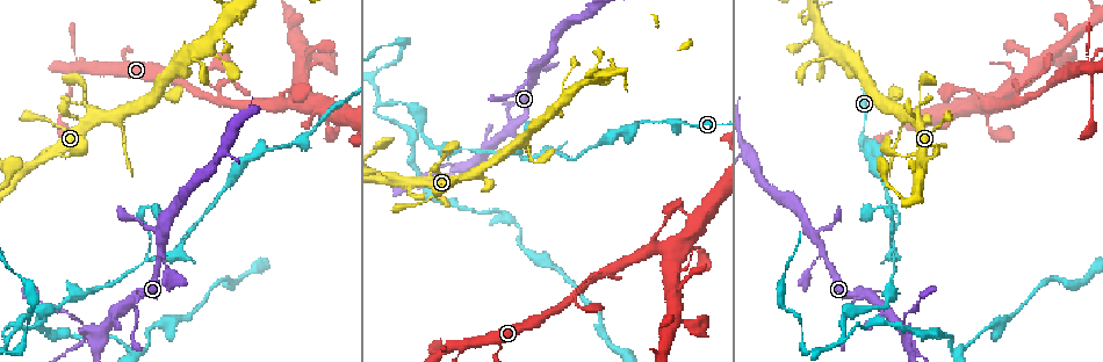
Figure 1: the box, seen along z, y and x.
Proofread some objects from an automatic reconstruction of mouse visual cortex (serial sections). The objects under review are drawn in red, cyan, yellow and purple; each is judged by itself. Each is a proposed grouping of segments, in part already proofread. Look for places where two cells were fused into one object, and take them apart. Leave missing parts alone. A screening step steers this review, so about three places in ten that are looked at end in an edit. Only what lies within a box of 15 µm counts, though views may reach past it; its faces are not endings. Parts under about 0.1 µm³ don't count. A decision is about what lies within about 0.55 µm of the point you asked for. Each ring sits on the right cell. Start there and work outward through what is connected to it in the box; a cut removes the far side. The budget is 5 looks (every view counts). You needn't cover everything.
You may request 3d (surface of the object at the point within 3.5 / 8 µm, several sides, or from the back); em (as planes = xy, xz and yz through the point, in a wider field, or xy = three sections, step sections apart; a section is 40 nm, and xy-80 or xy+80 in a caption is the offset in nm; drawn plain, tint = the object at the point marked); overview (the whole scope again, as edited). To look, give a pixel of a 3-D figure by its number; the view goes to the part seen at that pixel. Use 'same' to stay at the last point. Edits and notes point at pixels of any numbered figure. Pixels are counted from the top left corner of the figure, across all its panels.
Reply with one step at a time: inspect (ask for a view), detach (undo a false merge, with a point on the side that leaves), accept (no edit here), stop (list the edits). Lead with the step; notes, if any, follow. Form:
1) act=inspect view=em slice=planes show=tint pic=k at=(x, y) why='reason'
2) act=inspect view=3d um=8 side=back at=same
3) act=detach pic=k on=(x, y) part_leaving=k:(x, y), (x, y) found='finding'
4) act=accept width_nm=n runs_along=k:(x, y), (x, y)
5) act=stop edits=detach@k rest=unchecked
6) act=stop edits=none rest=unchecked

act=inspect view=3d um=3.5 side=back pic=1 at=(459, 347) why='calibre changes'

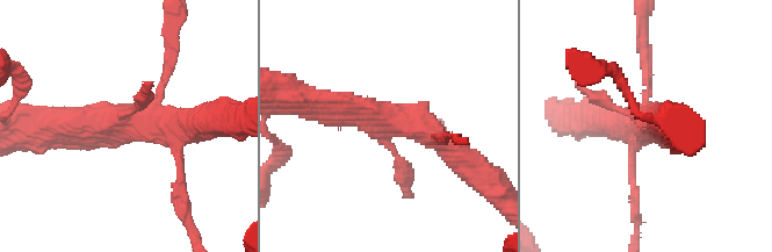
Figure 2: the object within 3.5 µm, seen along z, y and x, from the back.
act=inspect view=em slice=planes show=tint pic=2 at=(386, 120) why='need the tissue'

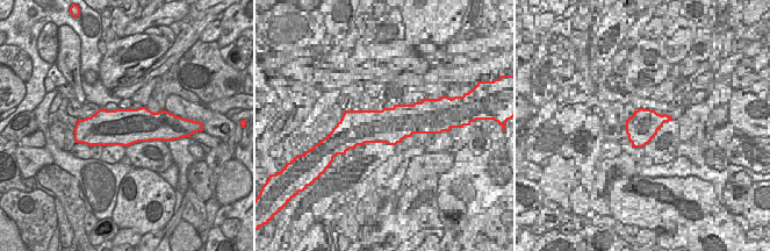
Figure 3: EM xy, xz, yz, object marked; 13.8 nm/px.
act=accept width_nm=500 runs_along=2:(310, 102), (406, 120), (439, 141) found='all the same cell'

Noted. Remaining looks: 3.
act=inspect view=3d um=8 pic=1 at=(467, 165) why='abrupt turn'

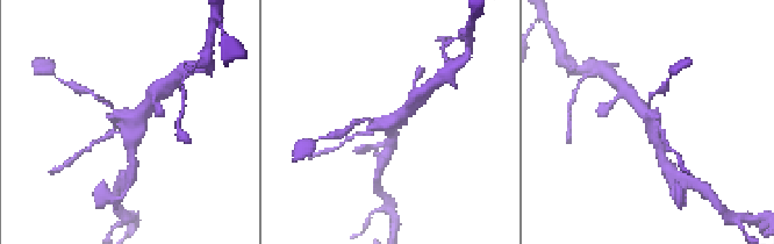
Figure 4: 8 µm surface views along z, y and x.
act=inspect view=em slice=xy step=2 show=tint pic=4 at=(648, 118) why='need the tissue'

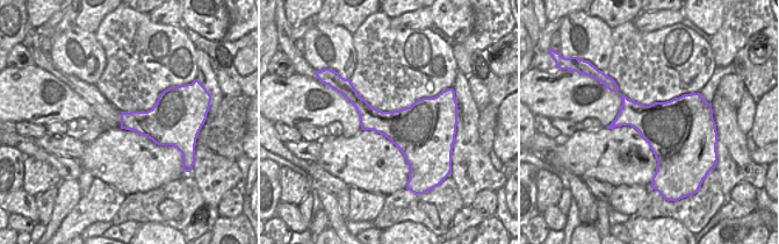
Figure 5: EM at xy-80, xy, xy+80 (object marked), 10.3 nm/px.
act=accept runs_along=4:(414, 100), (396, 119), (367, 120) found='continuous, no second cell'

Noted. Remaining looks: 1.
act=stop edits=none rest=unchecked

